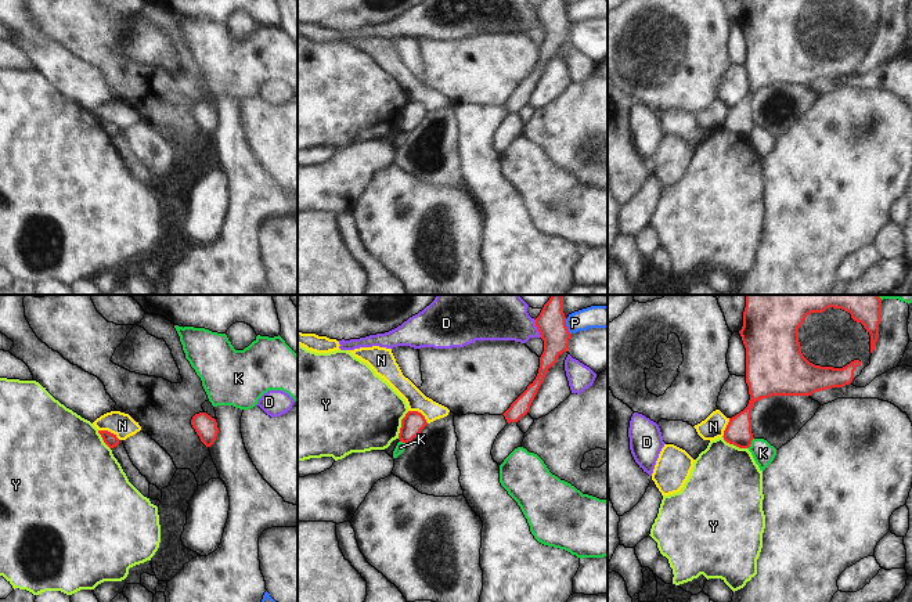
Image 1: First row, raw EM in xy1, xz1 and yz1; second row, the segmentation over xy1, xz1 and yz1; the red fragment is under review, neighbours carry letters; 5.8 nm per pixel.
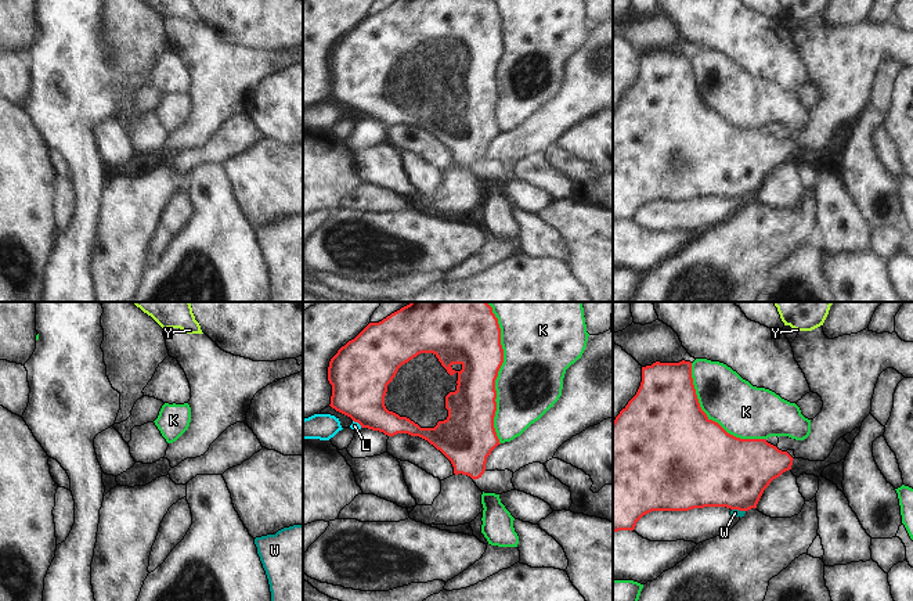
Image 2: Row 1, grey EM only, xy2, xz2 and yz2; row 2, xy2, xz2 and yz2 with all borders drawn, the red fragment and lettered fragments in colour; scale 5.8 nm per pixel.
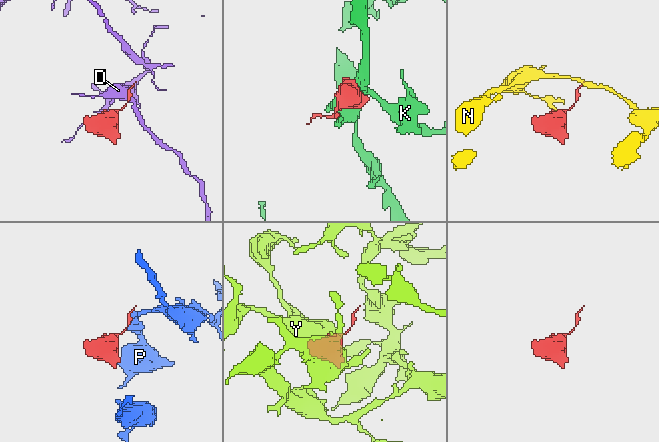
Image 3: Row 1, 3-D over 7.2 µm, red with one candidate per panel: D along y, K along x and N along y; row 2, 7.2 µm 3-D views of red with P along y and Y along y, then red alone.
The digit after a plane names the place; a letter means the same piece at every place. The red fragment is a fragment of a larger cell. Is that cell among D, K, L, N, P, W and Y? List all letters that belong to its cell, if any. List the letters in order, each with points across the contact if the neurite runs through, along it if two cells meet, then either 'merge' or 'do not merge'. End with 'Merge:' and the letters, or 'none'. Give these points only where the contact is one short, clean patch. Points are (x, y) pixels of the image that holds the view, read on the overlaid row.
D: border along xz1 (534, 320), (534, 325), (541, 336); do not merge
K: do not merge
L: border along xz2 (353, 420), (361, 427); do not merge
N: border along xy1 (98, 429), (107, 429), (119, 439); do not merge
P: border along xz1 (565, 318), (565, 325), (570, 334); do not merge
W: border along yz2 (732, 508), (744, 511); do not merge
Y: border along xz1 (408, 411), (402, 420), (397, 438); do not merge
Merge: none

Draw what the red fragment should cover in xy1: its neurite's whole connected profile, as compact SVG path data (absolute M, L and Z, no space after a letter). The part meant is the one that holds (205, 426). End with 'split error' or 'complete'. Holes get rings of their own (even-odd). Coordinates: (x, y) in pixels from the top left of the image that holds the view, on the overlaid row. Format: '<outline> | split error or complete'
M199 412L192 417L191 425L206 447L210 447L215 443L219 433L217 422L215 418L206 412Z | complete

